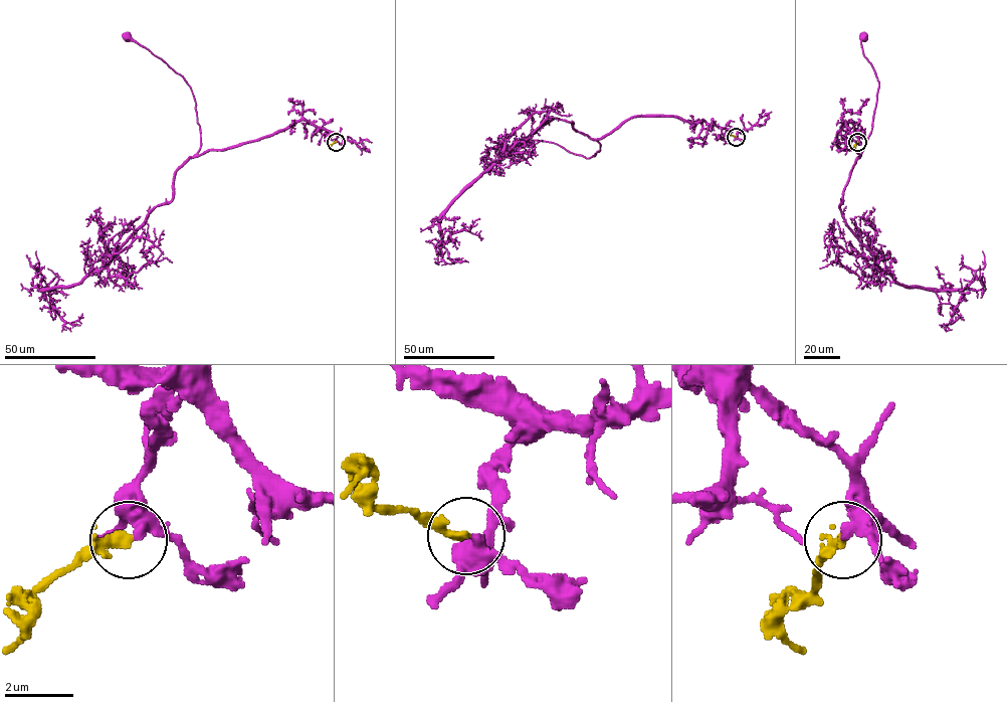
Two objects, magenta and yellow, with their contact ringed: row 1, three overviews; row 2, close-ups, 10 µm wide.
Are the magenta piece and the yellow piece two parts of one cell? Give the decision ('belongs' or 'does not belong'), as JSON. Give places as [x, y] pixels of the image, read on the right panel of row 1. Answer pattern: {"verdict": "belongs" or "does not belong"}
{"verdict": "belongs"}

